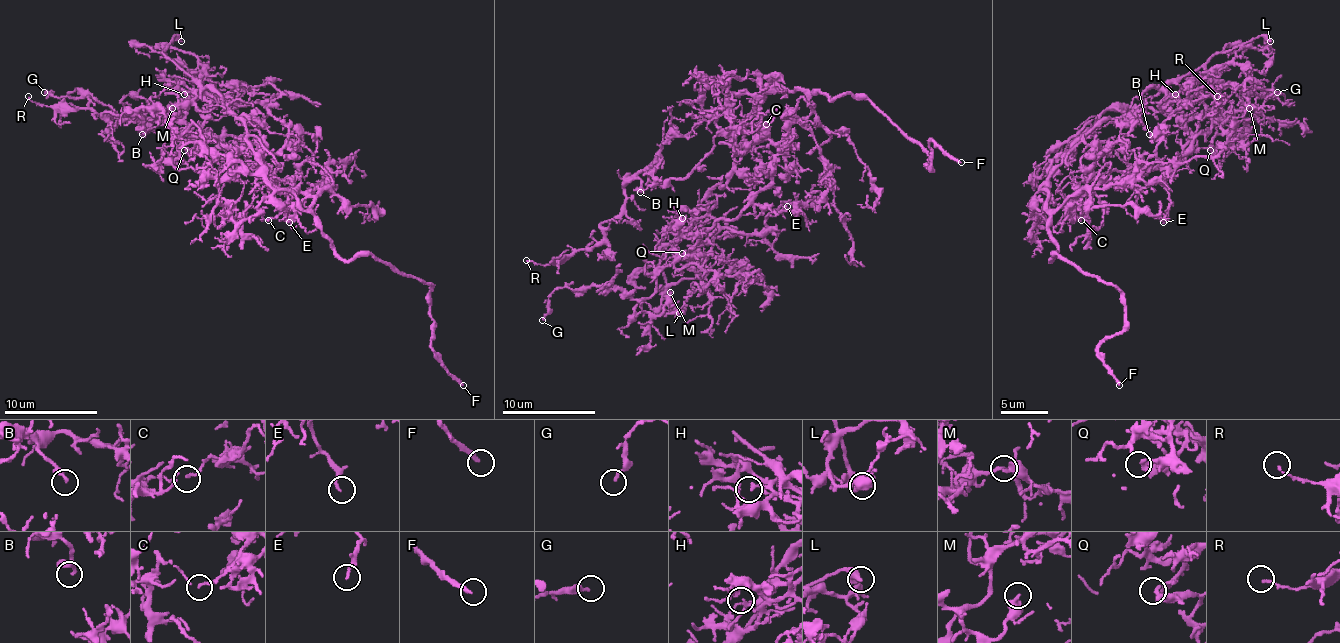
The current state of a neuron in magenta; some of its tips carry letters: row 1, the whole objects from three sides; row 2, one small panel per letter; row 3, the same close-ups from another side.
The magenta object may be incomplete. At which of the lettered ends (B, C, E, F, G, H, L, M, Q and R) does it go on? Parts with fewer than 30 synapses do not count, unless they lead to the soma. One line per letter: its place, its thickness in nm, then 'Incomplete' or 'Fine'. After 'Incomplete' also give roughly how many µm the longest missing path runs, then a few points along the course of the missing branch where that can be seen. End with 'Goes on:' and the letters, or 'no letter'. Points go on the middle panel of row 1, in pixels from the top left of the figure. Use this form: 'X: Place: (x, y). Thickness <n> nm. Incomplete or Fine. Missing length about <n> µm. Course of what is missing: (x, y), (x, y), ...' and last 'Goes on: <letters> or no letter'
B: Place: (640, 192). Thickness 170 nm. Fine
C: Place: (766, 124). Thickness 110 nm. Fine
E: Place: (787, 206). Thickness 170 nm. Fine
F: Place: (961, 162). Thickness 240 nm. Incomplete. Missing length about 130 µm
G: Place: (542, 320). Thickness 190 nm. Fine
H: Place: (682, 218). Thickness 170 nm. Fine
L: Place: (679, 313). Thickness 320 nm. Incomplete. Missing length about 15 µm. Course of what is missing: (679, 313), (691, 327), (726, 323), (735, 330), (738, 339), (766, 343)
M: Place: (670, 292). Thickness 400 nm. Fine
Q: Place: (682, 253). Thickness 440 nm. Fine
R: Place: (526, 260). Thickness 120 nm. Fine
Goes on: F, L

